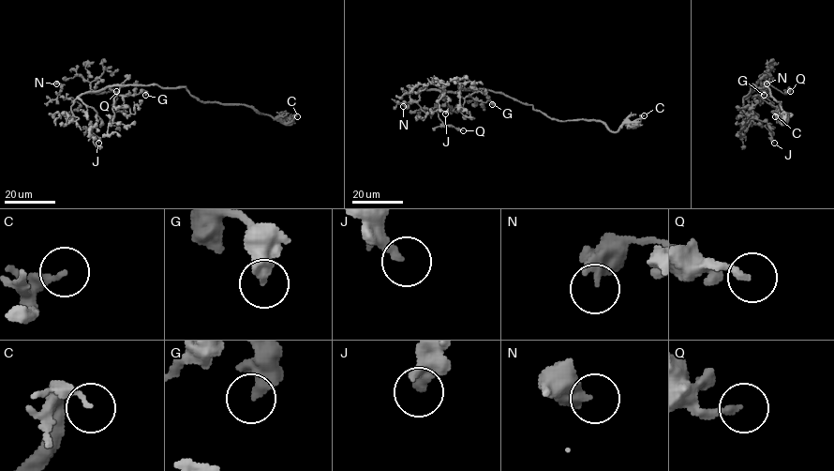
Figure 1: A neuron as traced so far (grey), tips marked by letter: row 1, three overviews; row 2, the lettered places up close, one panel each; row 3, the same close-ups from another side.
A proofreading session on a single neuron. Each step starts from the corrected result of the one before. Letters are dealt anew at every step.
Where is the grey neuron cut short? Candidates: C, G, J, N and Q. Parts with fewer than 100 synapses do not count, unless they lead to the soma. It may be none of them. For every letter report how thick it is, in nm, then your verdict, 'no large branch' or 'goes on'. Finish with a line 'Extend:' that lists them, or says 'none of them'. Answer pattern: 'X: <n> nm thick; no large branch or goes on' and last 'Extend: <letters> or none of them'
C: 240 nm thick; no large branch
G: 440 nm thick; no large branch
J: 280 nm thick; no large branch
N: 320 nm thick; no large branch
Q: 180 nm thick; no large branch
Extend: none of them

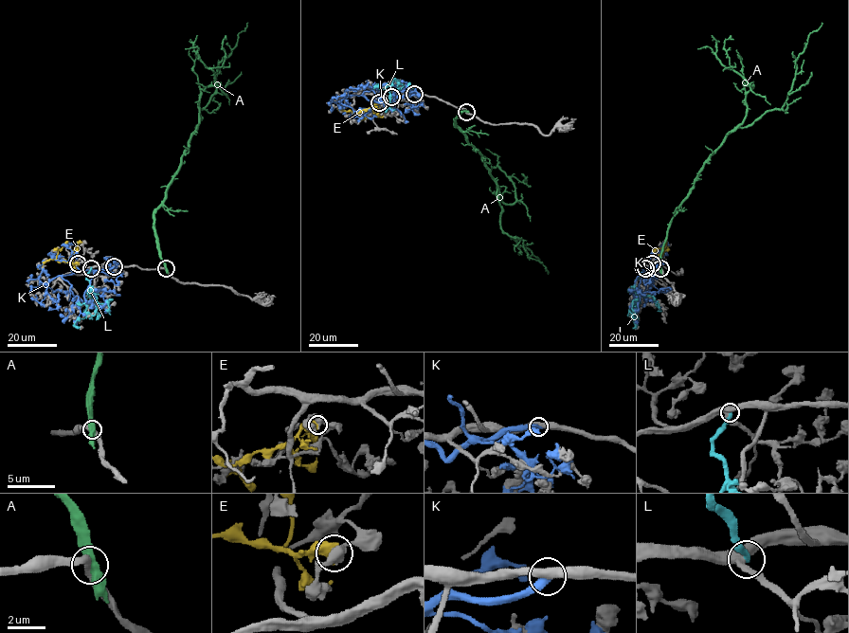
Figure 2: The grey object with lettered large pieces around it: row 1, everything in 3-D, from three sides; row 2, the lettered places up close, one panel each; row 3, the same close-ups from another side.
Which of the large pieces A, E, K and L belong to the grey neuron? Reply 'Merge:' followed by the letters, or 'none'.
Merge: none

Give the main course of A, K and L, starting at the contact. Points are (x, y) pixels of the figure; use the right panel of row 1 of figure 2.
A: (660, 268), (674, 211), (704, 162), (731, 132), (782, 107), (796, 59), (821, 23)
K: (642, 266), (650, 271), (641, 279), (639, 291), (642, 296), (639, 297), (635, 316), (634, 314)
L: (645, 268), (635, 281), (634, 289), (639, 293), (632, 303), (638, 318), (633, 320), (632, 328)

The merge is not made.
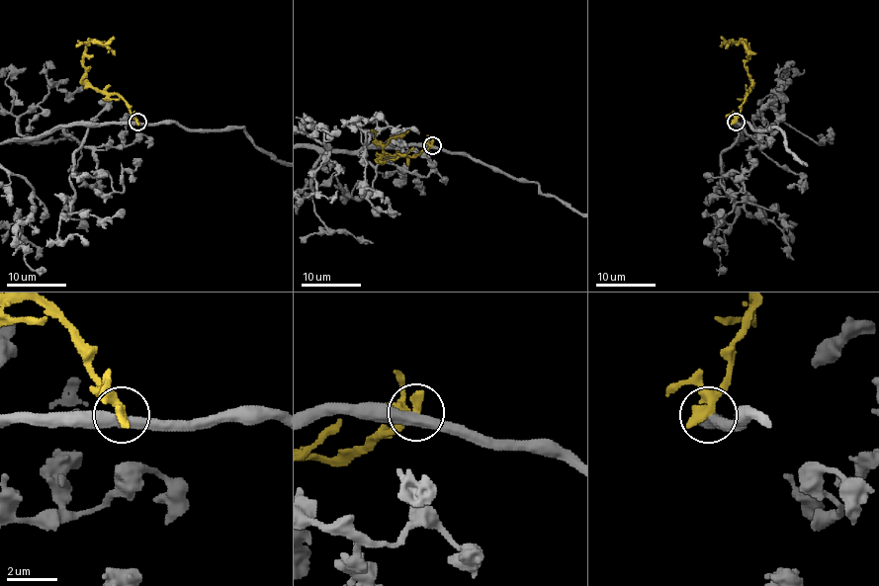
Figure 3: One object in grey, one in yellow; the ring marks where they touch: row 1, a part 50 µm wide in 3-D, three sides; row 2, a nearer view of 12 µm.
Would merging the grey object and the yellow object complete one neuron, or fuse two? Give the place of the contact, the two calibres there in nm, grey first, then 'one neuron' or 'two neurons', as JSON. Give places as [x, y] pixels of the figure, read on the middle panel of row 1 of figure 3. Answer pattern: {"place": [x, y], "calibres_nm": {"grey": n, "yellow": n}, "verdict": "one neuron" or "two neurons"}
{"place": [432, 145], "calibres_nm": {"grey": 440, "yellow": 340}, "verdict": "two neurons"}

